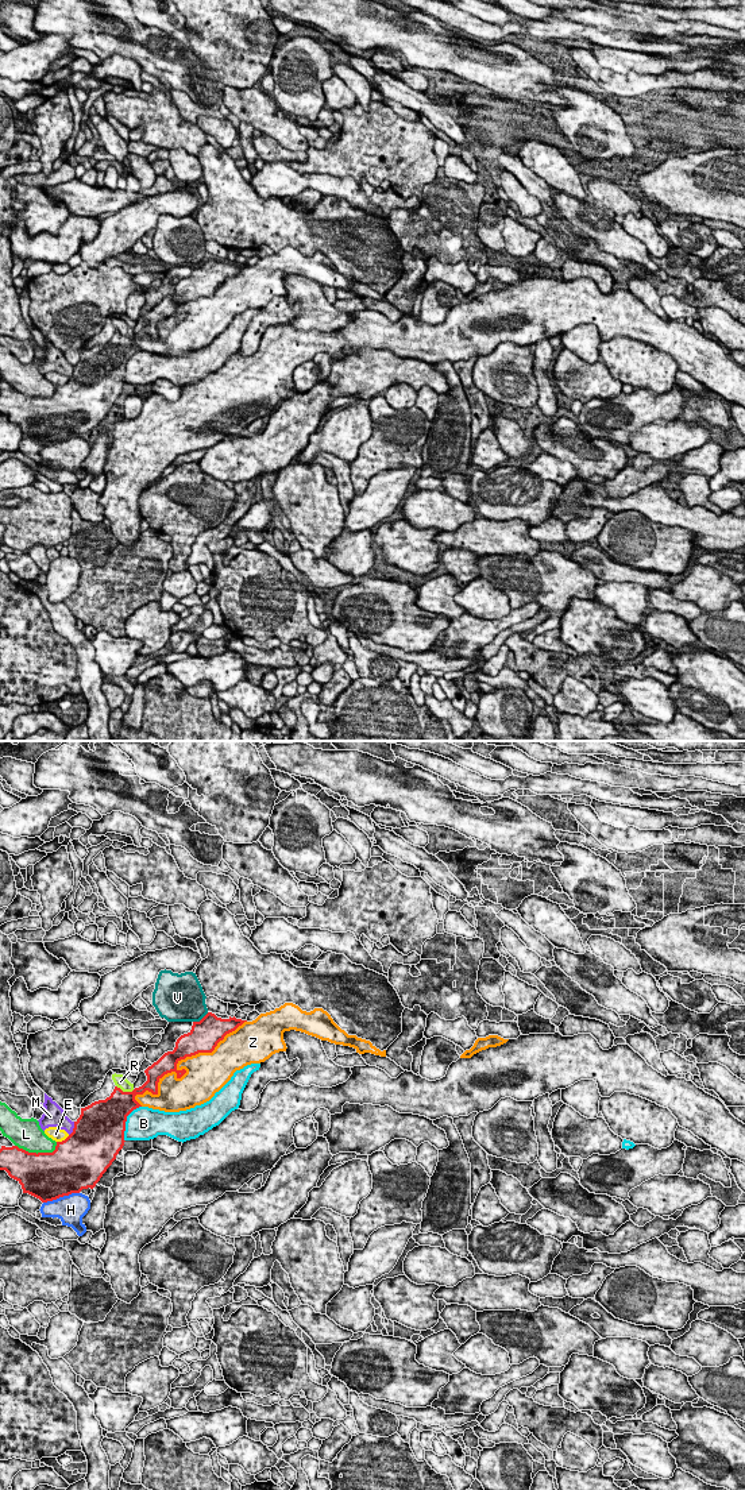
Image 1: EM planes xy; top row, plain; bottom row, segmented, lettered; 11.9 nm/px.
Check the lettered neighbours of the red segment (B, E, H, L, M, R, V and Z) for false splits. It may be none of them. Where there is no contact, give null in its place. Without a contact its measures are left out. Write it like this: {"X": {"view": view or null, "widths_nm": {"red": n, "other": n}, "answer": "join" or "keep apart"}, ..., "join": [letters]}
{"B": {"view": "xy", "widths_nm": {"red": 480, "other": 400}, "answer": "keep apart"}, "E": {"view": "xy", "widths_nm": {"red": 500, "other": 160}, "answer": "keep apart"}, "H": {"view": "xy", "widths_nm": {"red": 500, "other": 340}, "answer": "keep apart"}, "L": {"view": "xy", "widths_nm": {"red": 500, "other": 340}, "answer": "keep apart"}, "M": {"view": "xy", "widths_nm": {"red": 500, "other": 220}, "answer": "keep apart"}, "R": {"view": "xy", "widths_nm": {"red": 320, "other": 160}, "answer": "keep apart"}, "V": {"view": "xy", "widths_nm": {"red": 360, "other": 420}, "answer": "keep apart"}, "Z": {"view": "xy", "widths_nm": {"red": 280, "other": 360}, "answer": "keep apart"}, "join": []}

